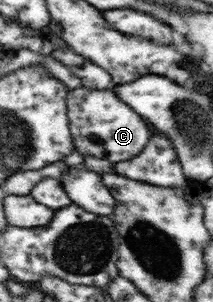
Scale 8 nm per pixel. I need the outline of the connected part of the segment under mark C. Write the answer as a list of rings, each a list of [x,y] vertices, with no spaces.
[[[81,85],[76,91],[68,92],[66,103],[68,103],[70,133],[77,153],[116,163],[134,159],[146,147],[146,143],[151,141],[152,131],[146,125],[146,121],[138,113],[134,113],[124,101],[120,101],[116,93],[112,93],[110,89],[88,91]]]

